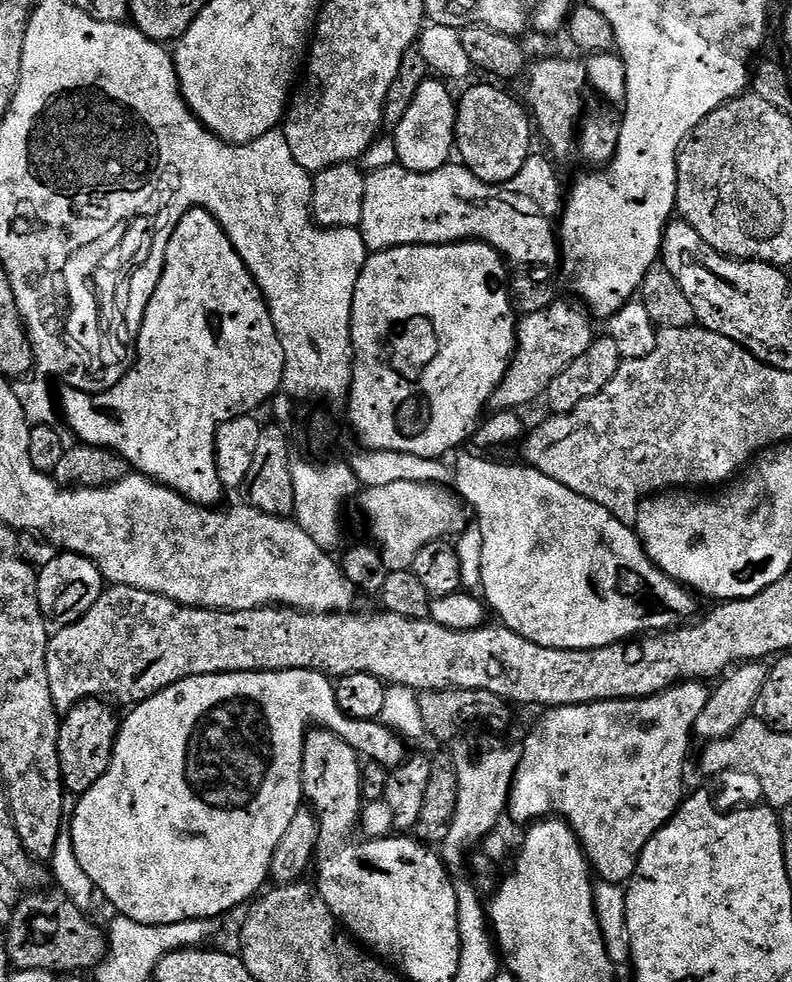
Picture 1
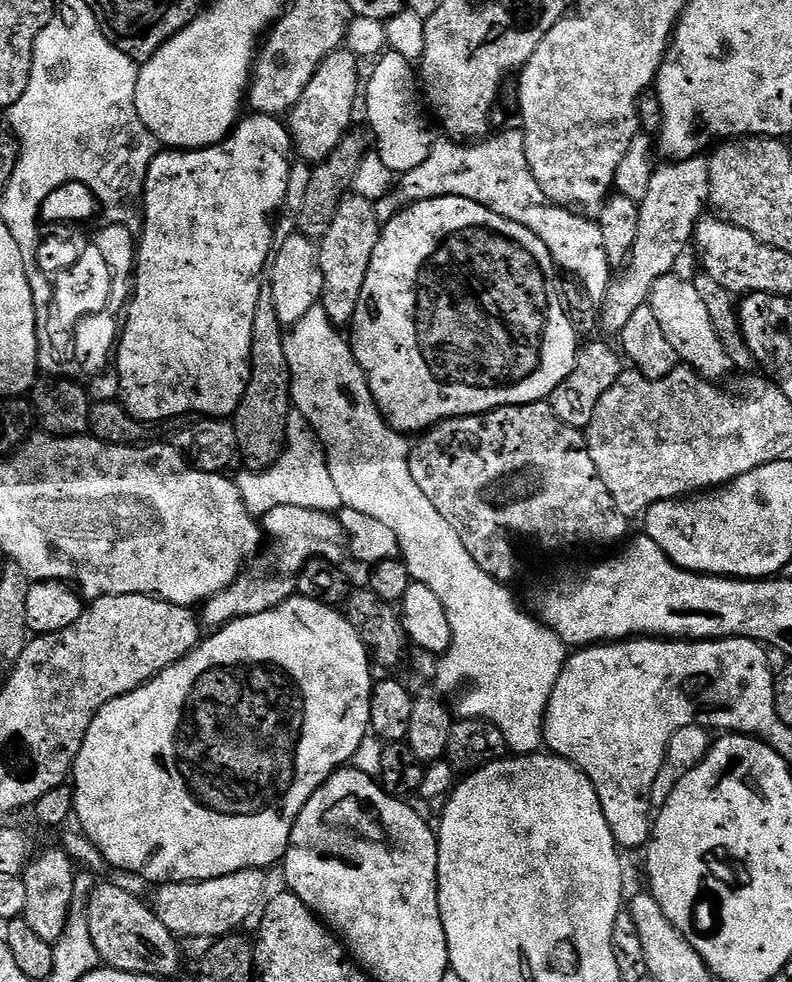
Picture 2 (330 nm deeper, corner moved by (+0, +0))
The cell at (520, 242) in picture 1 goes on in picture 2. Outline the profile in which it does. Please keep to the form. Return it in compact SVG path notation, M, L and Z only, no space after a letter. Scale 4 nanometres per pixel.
M523 131L504 132L501 136L495 136L487 142L476 142L471 146L451 138L437 139L426 162L403 173L392 192L375 203L376 217L387 222L418 202L437 200L443 196L473 200L538 234L538 238L546 242L546 250L550 250L557 269L564 271L565 268L570 275L577 276L584 283L589 298L595 302L602 301L613 280L614 269L607 260L600 225L595 219L587 220L579 216L579 211L556 204L542 194L542 186L538 186L526 162Z

